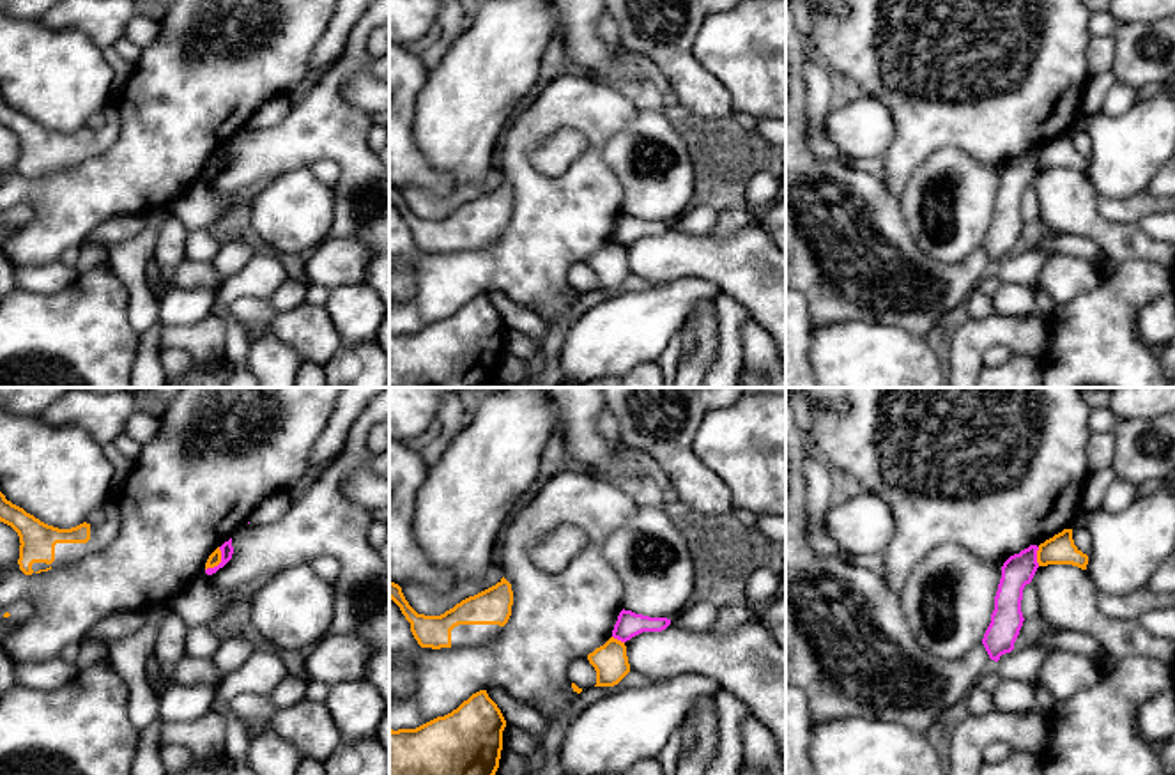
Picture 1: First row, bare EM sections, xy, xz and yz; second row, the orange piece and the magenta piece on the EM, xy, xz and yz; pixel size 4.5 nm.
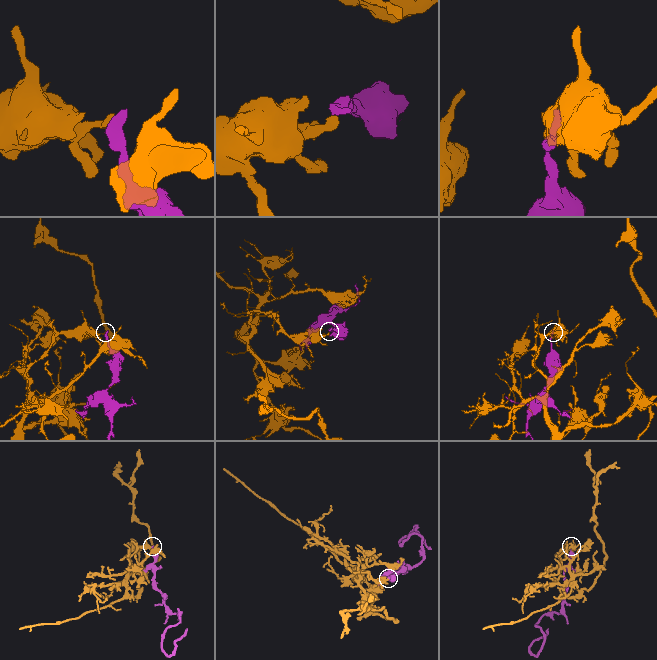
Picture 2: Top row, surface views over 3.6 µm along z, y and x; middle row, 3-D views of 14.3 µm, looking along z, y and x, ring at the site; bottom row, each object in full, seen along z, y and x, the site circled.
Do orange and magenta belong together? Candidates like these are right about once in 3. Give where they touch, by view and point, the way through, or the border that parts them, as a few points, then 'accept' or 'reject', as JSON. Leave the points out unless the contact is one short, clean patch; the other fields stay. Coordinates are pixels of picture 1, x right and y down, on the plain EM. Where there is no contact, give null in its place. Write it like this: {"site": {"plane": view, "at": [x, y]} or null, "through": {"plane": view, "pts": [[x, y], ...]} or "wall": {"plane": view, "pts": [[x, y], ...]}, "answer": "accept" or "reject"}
{"site": {"plane": "xy", "at": [220, 165]}, "wall": {"plane": "xy", "pts": [[220, 151], [220, 165], [206, 174]]}, "answer": "reject"}

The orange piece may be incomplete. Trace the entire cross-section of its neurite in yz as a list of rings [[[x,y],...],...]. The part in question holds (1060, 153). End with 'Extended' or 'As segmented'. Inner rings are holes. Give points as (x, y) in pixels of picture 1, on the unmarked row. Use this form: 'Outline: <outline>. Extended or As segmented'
Outline: [[[1064,133],[1039,149],[1037,166],[1039,170],[1072,168],[1087,173],[1088,159],[1074,149],[1072,133]]]. As segmented

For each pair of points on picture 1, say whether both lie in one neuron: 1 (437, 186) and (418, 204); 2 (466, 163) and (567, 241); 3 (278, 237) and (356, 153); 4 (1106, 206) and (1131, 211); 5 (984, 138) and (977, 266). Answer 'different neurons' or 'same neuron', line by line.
1: different neurons
2: different neurons
3: different neurons
4: same neuron
5: different neurons

